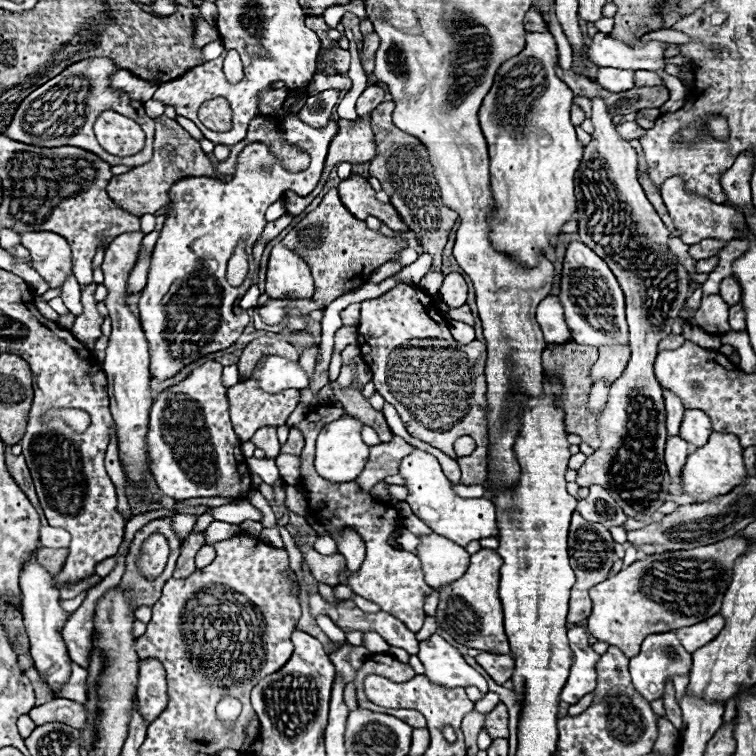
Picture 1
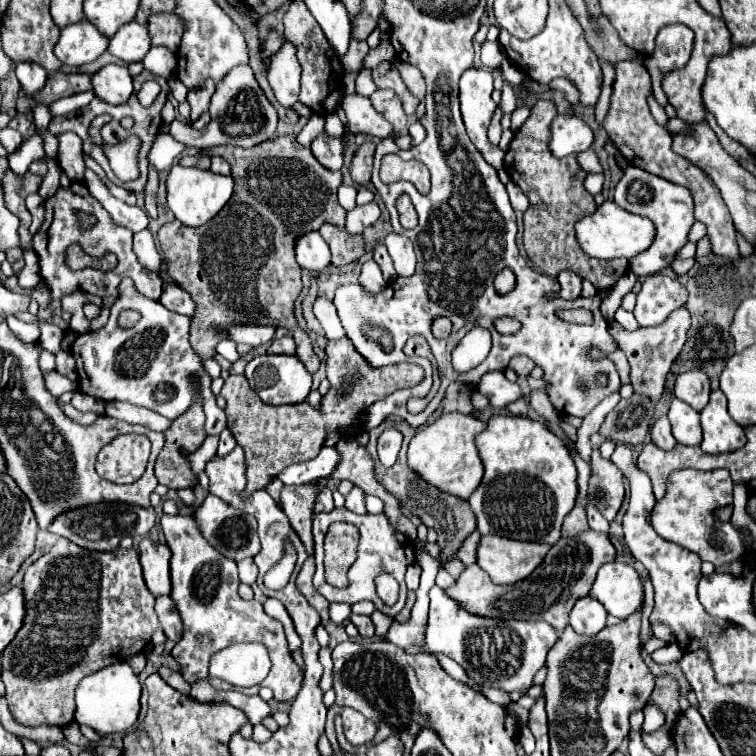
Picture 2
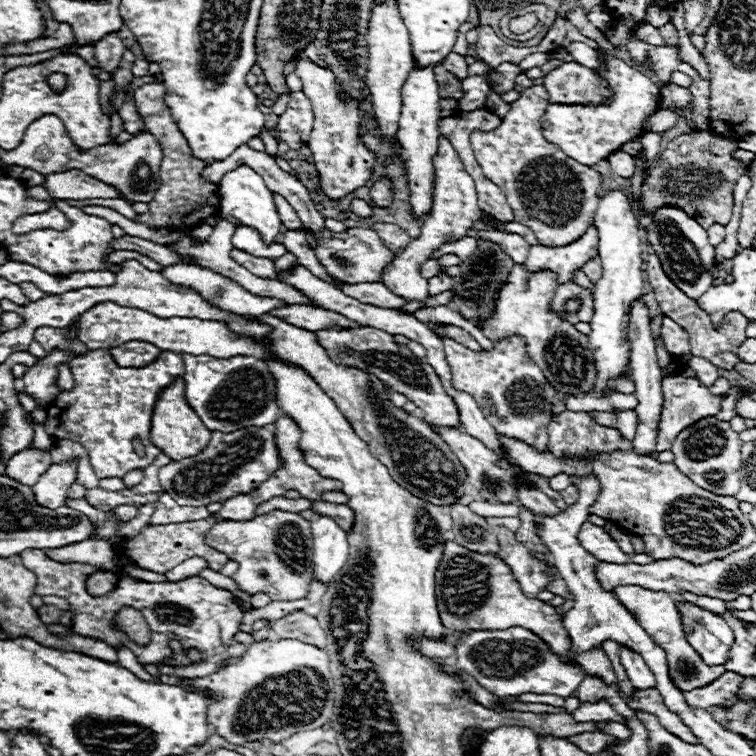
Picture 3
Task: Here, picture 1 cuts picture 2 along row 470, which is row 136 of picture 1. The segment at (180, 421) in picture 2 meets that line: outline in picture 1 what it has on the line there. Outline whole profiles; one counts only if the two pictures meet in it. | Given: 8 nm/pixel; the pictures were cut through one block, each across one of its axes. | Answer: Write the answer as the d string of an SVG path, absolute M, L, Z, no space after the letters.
M162 116L156 120L156 138L154 138L152 158L128 174L112 176L106 190L108 190L108 196L116 202L116 206L128 210L130 214L136 214L136 216L154 214L156 210L168 204L170 186L184 176L216 178L216 168L212 166L208 156L202 152L198 140L194 140L176 120Z

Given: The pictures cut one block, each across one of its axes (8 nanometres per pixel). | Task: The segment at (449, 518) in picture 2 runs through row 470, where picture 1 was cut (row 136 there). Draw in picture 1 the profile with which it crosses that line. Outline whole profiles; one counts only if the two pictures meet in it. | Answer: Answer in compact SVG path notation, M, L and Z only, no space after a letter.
M382 102L372 110L372 128L378 140L376 142L378 150L376 150L376 158L370 162L370 176L378 178L382 190L390 194L390 204L398 210L406 226L418 236L424 252L432 254L434 266L442 266L442 250L448 242L454 222L458 220L458 214L442 204L426 146L392 124L392 110L394 110L394 102Z

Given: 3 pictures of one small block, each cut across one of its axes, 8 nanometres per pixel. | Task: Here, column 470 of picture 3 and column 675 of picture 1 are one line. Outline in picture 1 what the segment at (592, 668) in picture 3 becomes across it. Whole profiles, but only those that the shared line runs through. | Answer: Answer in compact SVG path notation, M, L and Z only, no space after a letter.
M734 536L692 550L652 554L646 560L622 568L616 576L590 590L594 608L588 618L588 632L602 642L610 642L610 646L618 646L632 658L640 652L642 640L648 634L678 630L716 616L722 606L724 590L728 582L732 582L734 560L744 556L750 544L752 540Z

